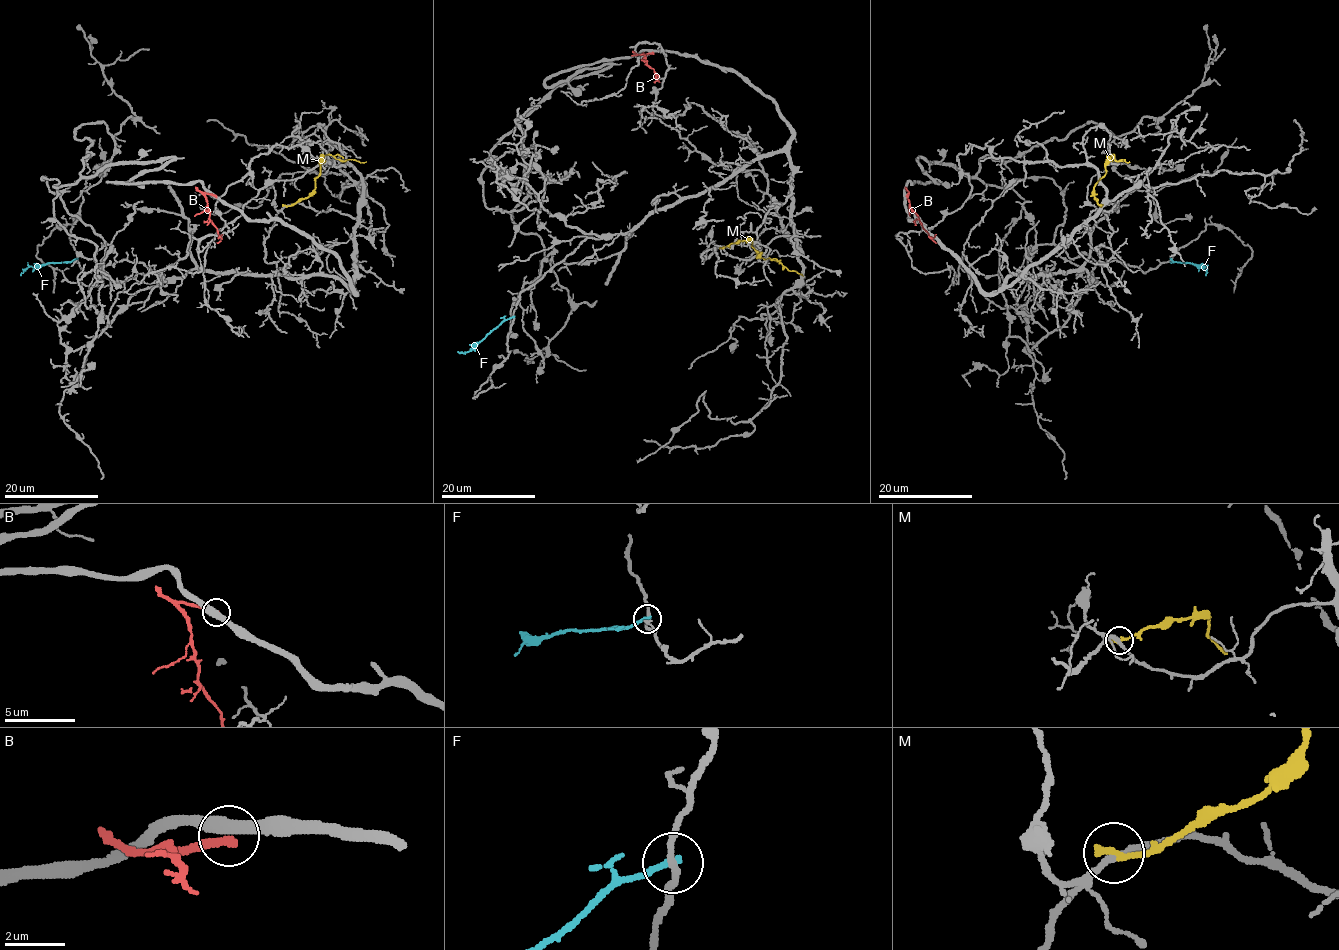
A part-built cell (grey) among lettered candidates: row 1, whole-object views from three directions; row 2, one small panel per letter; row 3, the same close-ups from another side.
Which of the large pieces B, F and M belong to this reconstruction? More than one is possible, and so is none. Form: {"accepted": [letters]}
{"accepted": []}

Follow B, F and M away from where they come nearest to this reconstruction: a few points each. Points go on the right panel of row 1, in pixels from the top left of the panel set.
B: (906, 196), (910, 207), (936, 243)
F: (1170, 259), (1206, 266), (1206, 276)
M: (1101, 205), (1095, 199), (1094, 185), (1105, 175), (1106, 162), (1112, 155), (1112, 159), (1129, 162)

